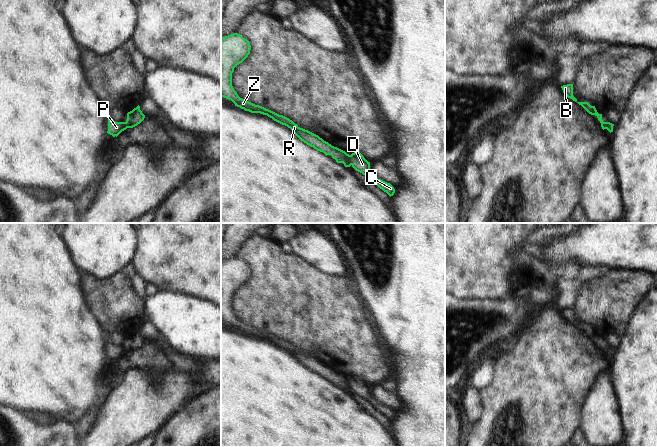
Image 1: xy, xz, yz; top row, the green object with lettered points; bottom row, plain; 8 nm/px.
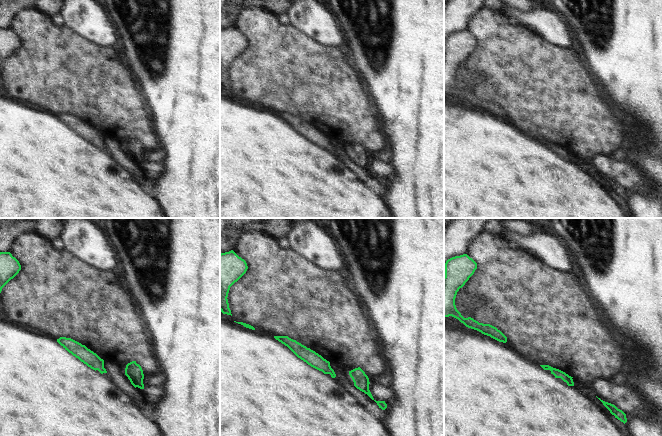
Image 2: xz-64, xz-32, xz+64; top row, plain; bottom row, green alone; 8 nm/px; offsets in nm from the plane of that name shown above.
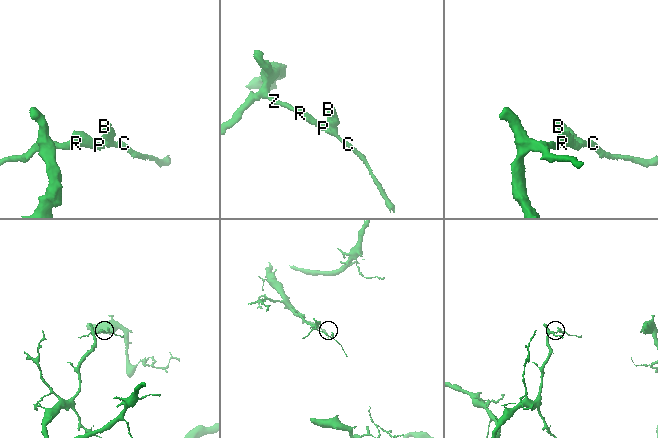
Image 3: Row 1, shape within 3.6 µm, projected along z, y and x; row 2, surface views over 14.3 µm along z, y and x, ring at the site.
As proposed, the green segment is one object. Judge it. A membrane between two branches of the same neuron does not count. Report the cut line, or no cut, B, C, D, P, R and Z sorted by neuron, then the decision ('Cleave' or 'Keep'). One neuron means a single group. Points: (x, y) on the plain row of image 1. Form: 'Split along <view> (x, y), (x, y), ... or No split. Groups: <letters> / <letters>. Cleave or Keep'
Split along xz (349, 379), (352, 388). Groups: B C D / P R Z. Cleave.

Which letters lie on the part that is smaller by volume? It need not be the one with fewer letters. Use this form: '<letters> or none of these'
B, C, D

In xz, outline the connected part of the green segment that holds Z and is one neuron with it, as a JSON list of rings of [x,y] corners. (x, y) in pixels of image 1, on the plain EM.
[[[233,257],[221,262],[221,321],[231,324],[235,330],[251,337],[267,339],[274,345],[287,350],[304,367],[317,375],[323,376],[326,380],[331,379],[337,387],[343,387],[345,391],[352,389],[349,378],[332,370],[318,359],[300,352],[289,342],[279,339],[262,330],[255,329],[240,322],[232,310],[232,297],[234,292],[242,287],[250,278],[250,266],[238,257]]]

